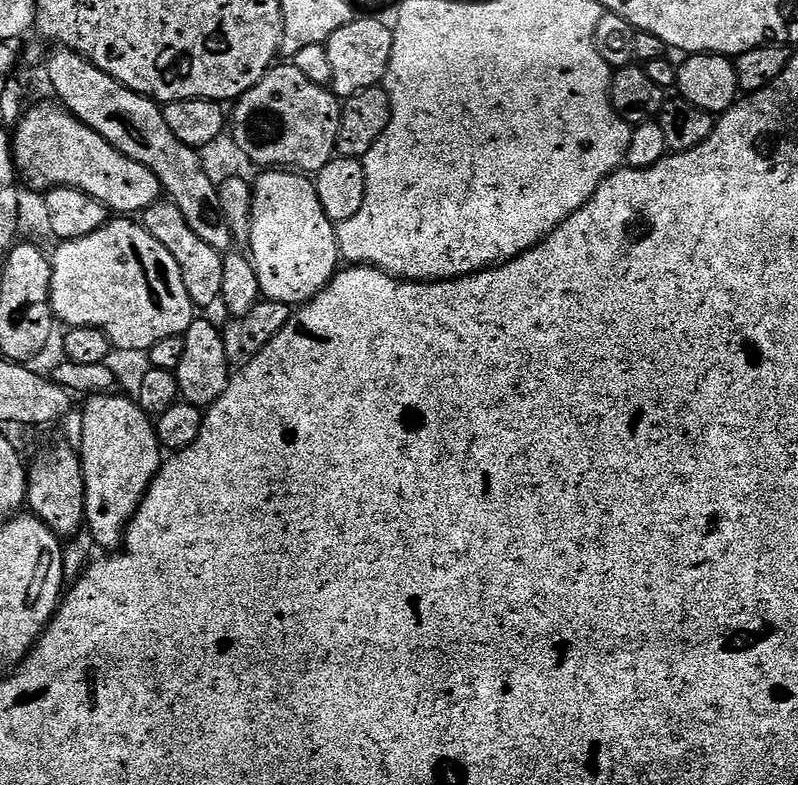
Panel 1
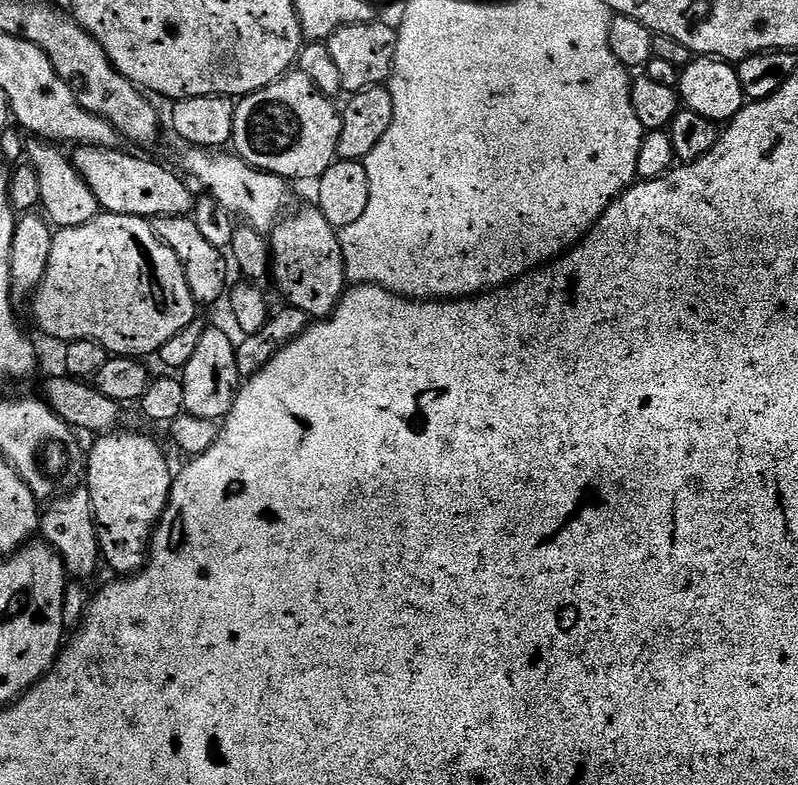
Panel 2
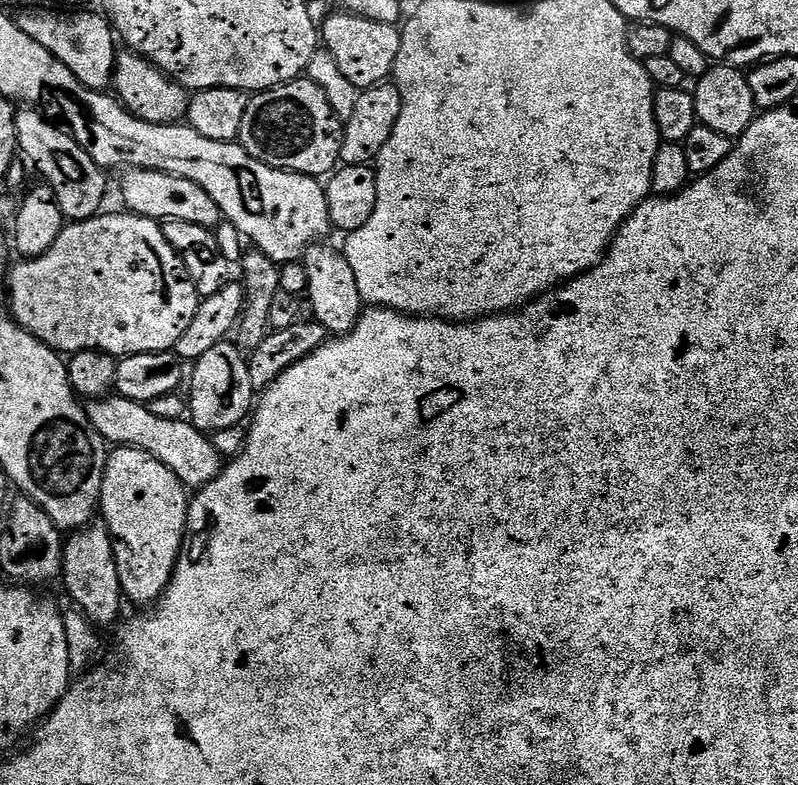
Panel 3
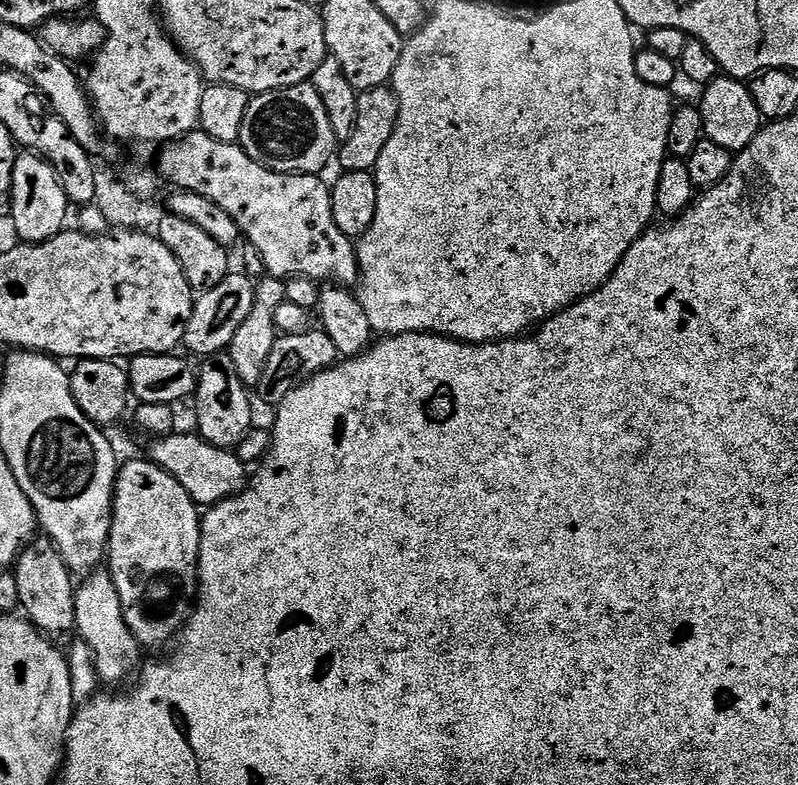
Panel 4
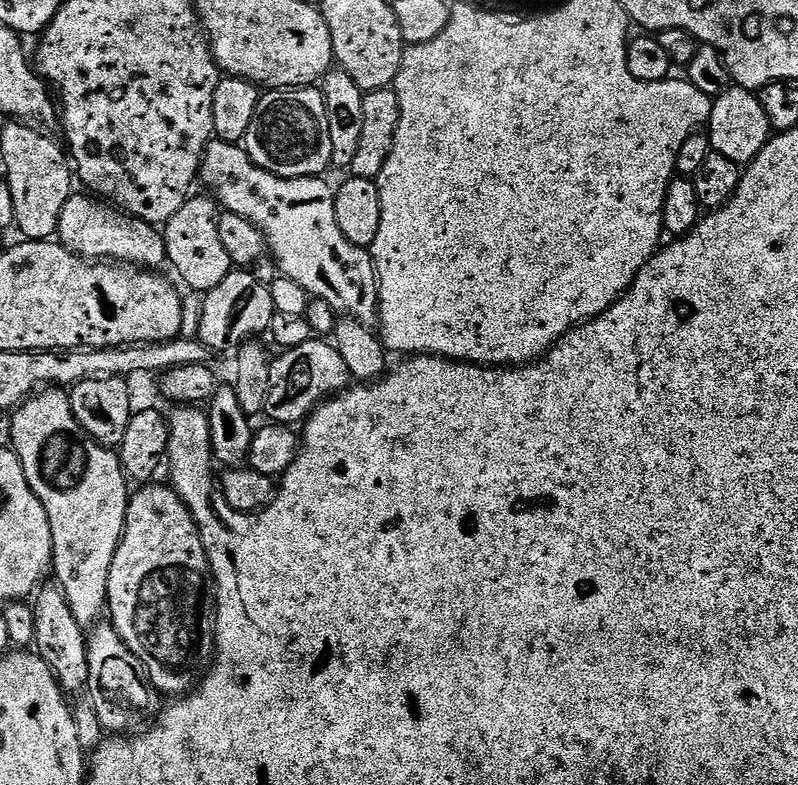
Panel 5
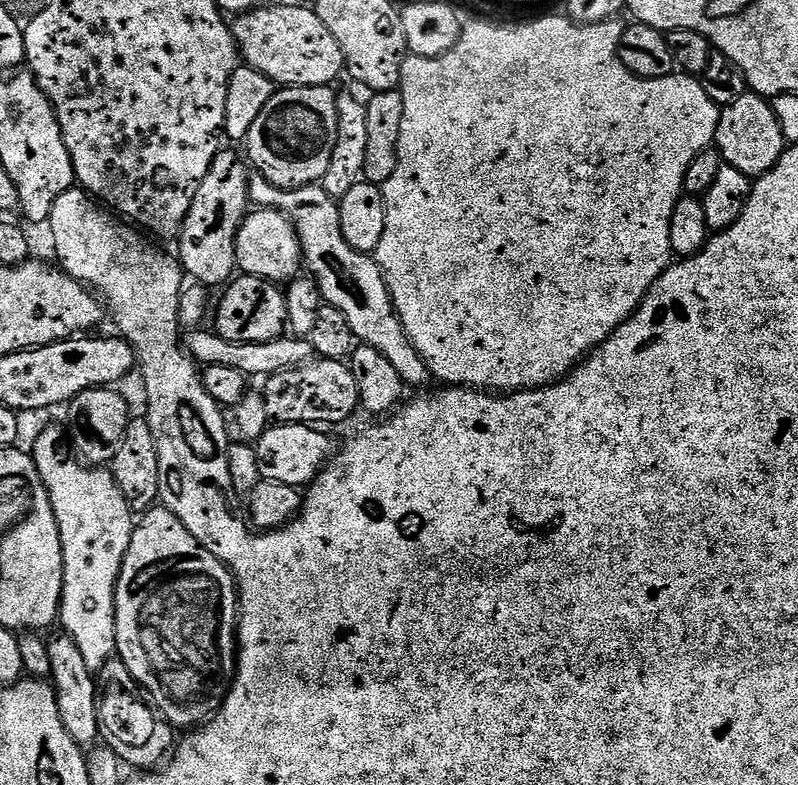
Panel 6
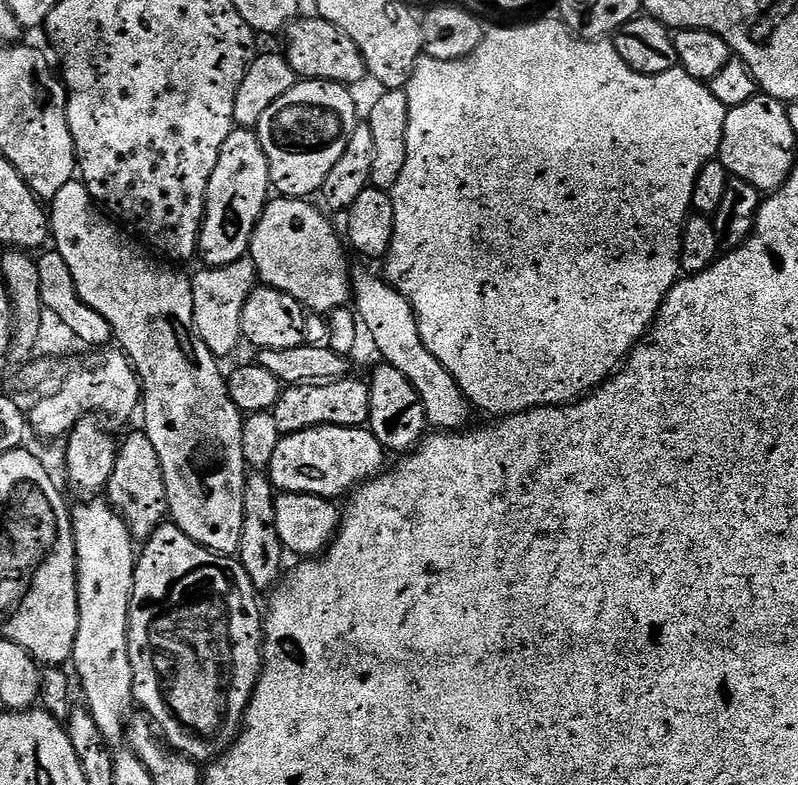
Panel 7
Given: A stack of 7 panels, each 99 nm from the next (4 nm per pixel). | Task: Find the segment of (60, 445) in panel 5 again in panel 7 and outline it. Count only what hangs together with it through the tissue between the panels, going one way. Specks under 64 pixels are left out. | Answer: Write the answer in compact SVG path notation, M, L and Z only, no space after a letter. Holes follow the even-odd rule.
M97 498L87 502L80 502L71 509L72 513L72 533L74 534L74 542L76 543L76 585L78 586L78 634L74 638L74 650L72 651L71 667L76 667L75 679L78 681L78 688L84 691L83 703L86 705L89 716L96 723L96 729L100 731L100 735L105 741L113 742L125 735L126 732L126 715L124 711L128 708L128 703L133 703L132 695L132 667L130 666L130 650L128 649L128 603L130 602L130 594L132 593L132 583L134 582L134 570L136 569L137 549L132 549L134 545L134 537L132 532L126 526L126 522L120 516L119 512L112 507L111 504L103 499Z

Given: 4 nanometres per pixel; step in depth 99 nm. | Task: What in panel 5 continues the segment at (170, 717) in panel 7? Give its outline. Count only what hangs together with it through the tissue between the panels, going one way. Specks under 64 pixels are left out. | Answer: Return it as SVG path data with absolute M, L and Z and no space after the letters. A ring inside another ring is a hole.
M145 483L143 486L137 487L140 488L137 492L135 489L131 493L128 501L126 522L124 523L124 536L120 540L118 550L114 554L114 562L110 566L106 612L110 617L110 622L116 628L116 633L122 638L122 642L126 642L126 646L130 646L130 650L134 650L134 654L142 662L152 687L161 694L169 692L169 697L180 698L197 687L198 681L205 675L206 669L211 665L218 651L218 601L212 578L212 563L208 560L208 549L205 548L202 542L200 527L196 524L192 511L184 505L175 488L167 483L164 483L165 485L156 483Z

